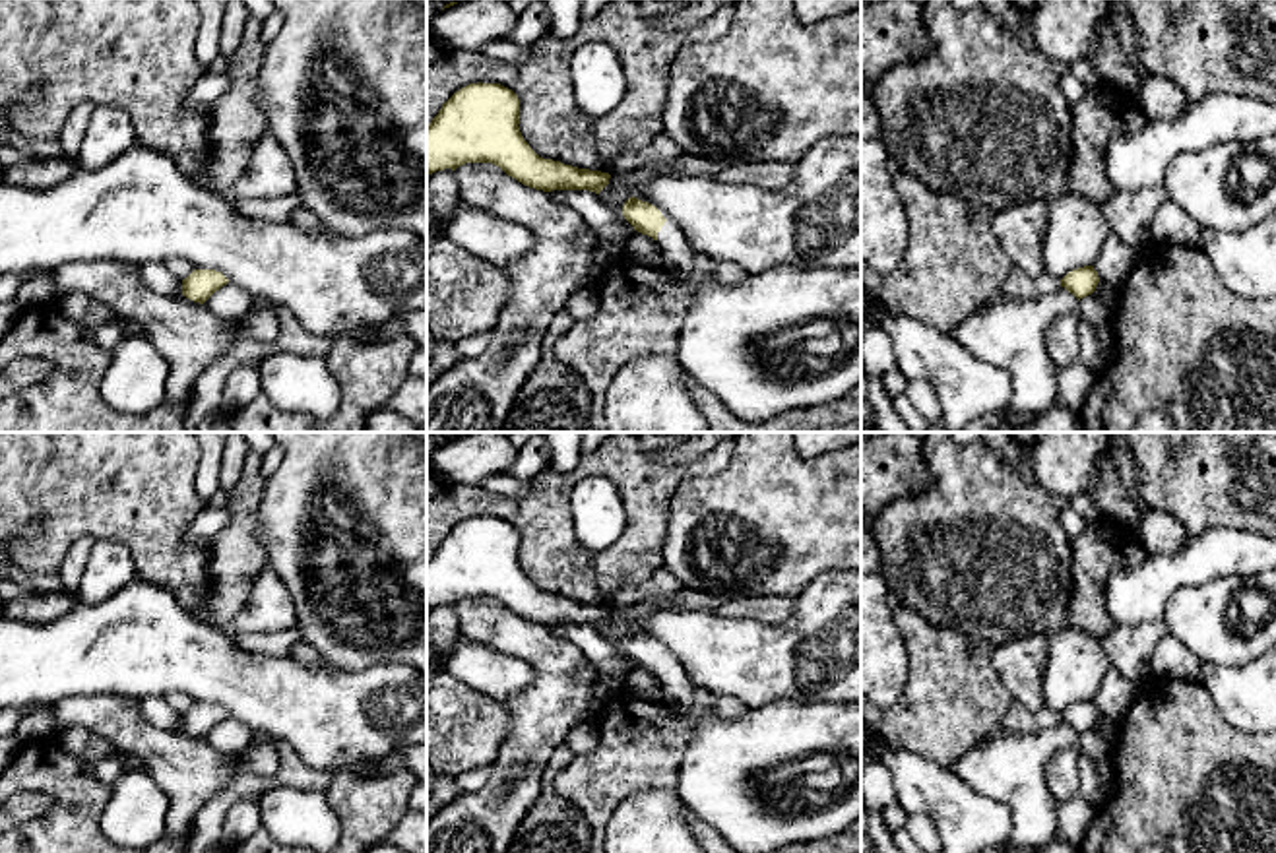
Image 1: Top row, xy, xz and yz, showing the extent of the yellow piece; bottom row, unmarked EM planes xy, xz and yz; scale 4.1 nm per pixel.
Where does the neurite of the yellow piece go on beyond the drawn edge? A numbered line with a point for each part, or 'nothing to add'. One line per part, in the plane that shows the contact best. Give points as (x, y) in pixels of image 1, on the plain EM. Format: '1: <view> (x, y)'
1: xz (720, 774)

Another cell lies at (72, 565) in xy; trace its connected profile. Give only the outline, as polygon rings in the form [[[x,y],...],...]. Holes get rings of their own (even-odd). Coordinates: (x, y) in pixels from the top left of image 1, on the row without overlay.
[[[81,535],[64,554],[56,578],[58,585],[52,589],[33,589],[33,591],[62,591],[68,595],[76,595],[85,562],[89,558],[89,553],[93,545],[97,543],[97,537]]]

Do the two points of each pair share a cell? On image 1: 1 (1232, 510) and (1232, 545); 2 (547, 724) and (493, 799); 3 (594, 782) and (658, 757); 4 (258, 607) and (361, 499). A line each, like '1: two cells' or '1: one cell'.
1: two cells
2: one cell
3: one cell
4: two cells

